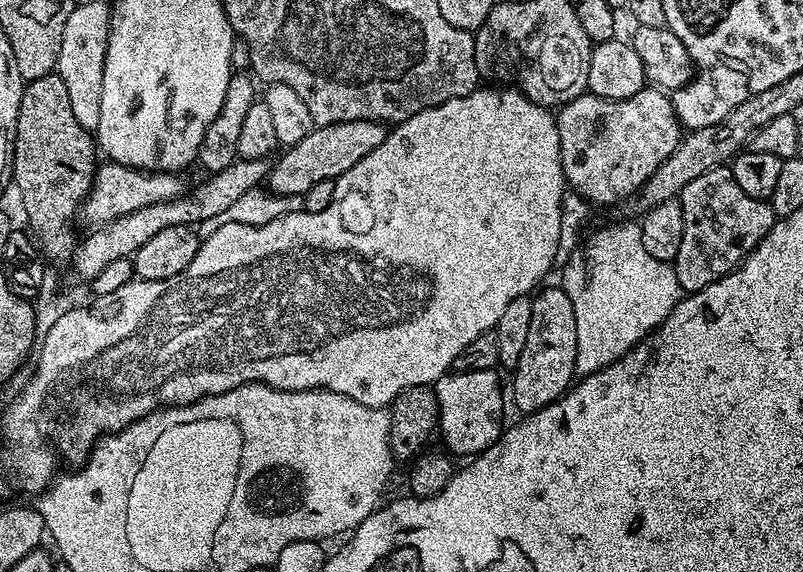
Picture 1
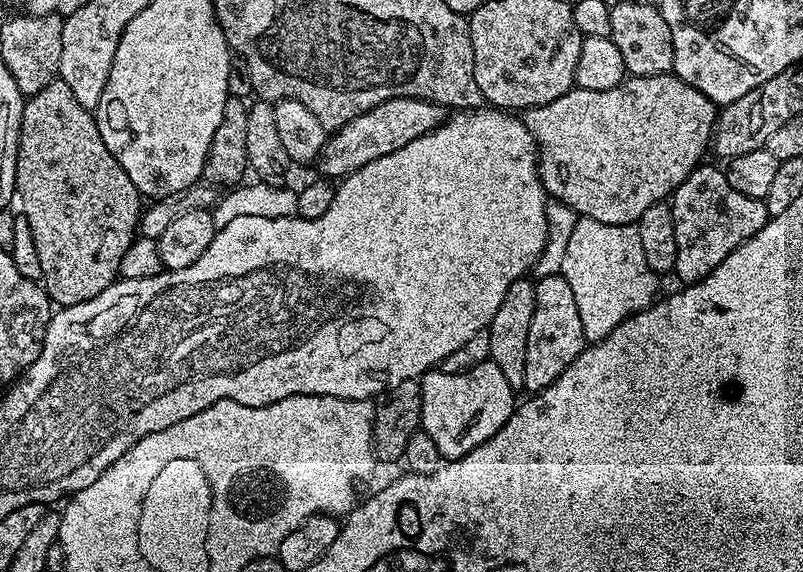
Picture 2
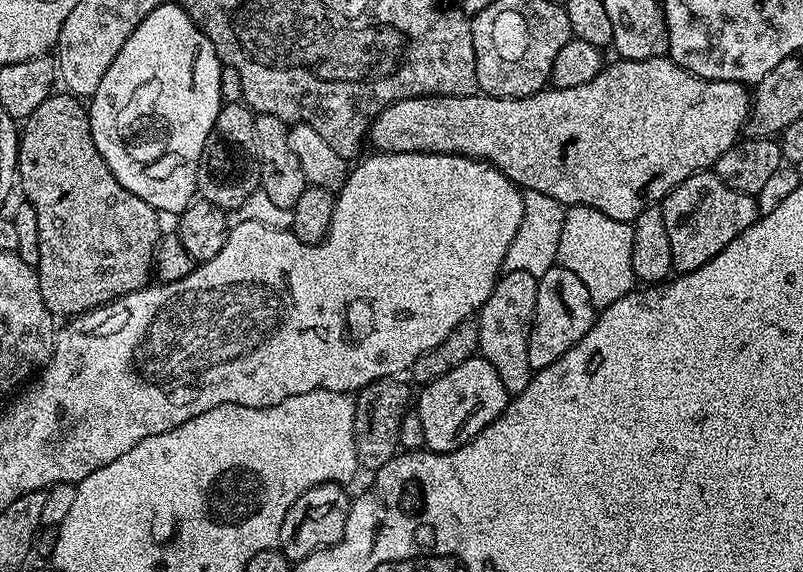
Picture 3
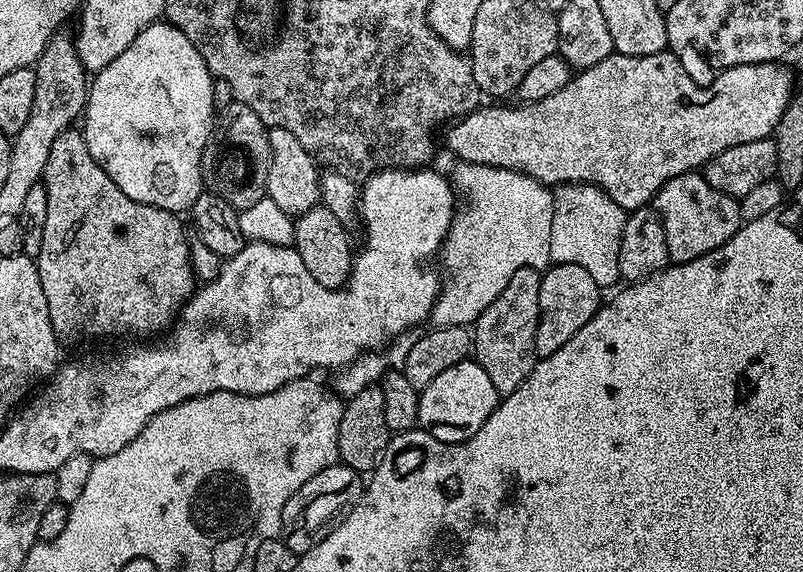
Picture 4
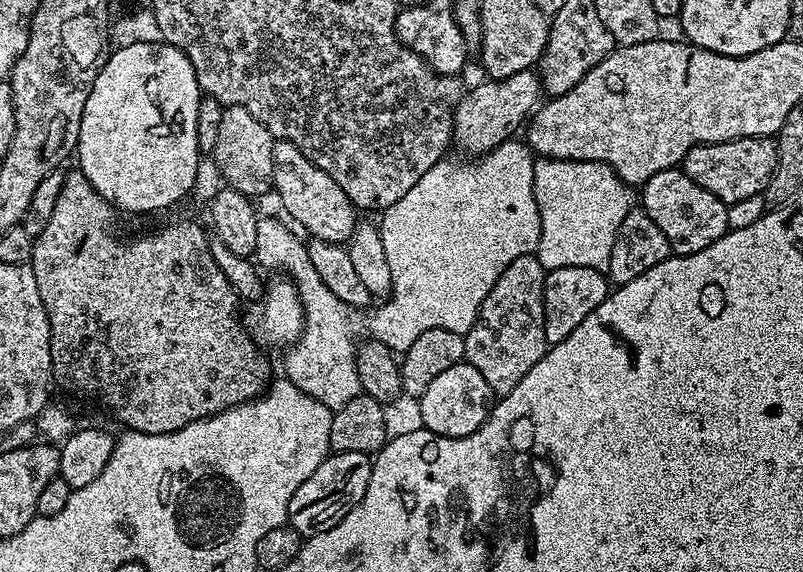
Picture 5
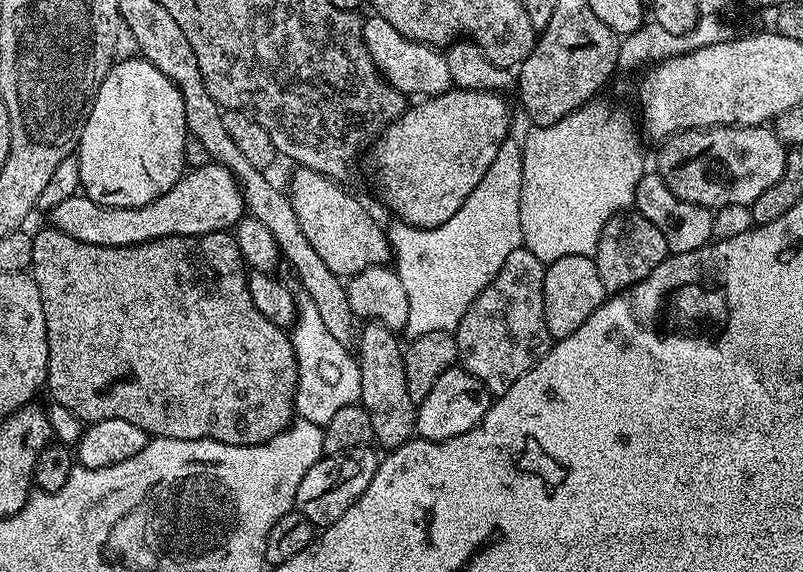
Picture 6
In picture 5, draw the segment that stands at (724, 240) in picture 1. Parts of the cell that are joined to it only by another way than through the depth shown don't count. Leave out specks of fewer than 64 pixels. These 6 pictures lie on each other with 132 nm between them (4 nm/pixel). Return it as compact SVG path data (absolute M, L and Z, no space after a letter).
M683 167L658 170L654 178L650 178L643 184L638 200L642 203L642 210L666 234L666 242L671 255L685 256L686 254L698 254L698 250L706 250L718 238L722 238L729 232L728 205L718 198L718 194L710 194L703 186L698 186L694 178L684 173Z

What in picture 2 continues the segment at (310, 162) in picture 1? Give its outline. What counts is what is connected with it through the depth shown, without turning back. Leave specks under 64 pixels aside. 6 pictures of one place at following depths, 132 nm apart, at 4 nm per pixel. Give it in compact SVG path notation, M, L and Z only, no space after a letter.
M416 96L390 98L366 110L366 114L358 114L358 118L346 122L346 126L335 129L325 139L318 161L319 175L324 178L349 176L378 158L386 158L386 154L394 154L394 150L402 150L406 142L414 142L414 138L430 134L439 124L443 124L445 119L444 105L436 104L432 100L420 100Z

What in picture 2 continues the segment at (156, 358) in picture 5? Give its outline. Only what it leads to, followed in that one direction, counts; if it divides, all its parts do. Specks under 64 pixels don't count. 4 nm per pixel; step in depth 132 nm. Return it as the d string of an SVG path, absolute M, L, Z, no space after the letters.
M54 79L46 90L38 90L38 94L27 97L24 101L22 118L20 119L20 141L16 147L16 190L15 195L20 196L19 211L30 222L30 234L34 234L34 247L38 250L38 262L42 262L42 287L48 294L49 300L53 305L60 308L69 308L75 304L85 304L90 298L102 294L111 284L116 283L120 276L120 267L122 266L122 256L129 250L132 241L138 236L140 218L142 215L142 197L140 191L130 182L126 170L122 170L120 163L106 150L106 142L102 142L102 134L98 134L96 117L89 109L83 108L74 98L74 93L70 91L70 86L66 82Z

